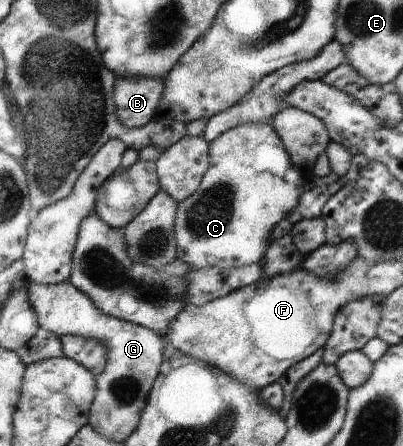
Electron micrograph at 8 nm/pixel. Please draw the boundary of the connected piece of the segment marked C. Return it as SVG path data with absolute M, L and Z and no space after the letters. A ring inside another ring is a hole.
M269 123L232 127L209 142L210 168L192 196L177 203L178 258L192 269L230 268L261 264L272 246L274 229L300 204L304 177L289 160L280 137Z

